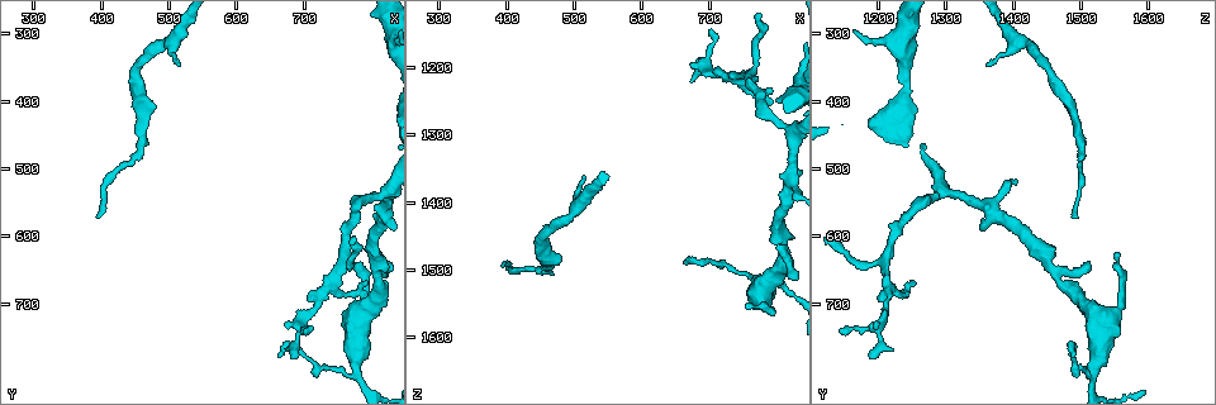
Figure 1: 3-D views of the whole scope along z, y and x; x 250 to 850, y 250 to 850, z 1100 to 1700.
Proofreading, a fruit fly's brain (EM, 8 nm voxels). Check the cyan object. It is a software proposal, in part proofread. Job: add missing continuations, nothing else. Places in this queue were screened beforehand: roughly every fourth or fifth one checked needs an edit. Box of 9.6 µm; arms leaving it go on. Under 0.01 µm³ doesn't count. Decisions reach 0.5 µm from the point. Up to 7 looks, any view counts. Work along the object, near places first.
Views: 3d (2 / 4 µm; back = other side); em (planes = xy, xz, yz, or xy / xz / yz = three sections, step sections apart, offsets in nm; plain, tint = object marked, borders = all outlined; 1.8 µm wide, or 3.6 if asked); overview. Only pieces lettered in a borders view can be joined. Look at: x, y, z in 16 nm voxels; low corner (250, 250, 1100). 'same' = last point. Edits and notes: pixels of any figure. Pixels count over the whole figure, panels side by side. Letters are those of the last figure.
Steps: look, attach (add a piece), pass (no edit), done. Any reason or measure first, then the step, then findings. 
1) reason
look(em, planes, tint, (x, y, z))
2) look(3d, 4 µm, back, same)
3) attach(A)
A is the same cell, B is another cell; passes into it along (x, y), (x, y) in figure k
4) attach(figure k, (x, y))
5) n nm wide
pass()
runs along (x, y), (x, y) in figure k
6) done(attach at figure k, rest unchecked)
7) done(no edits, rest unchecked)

end of a long branch
look(3d, 4 µm, back, (390, 575, 1495))

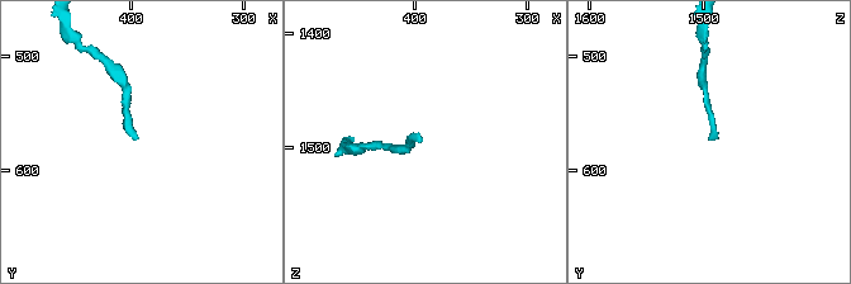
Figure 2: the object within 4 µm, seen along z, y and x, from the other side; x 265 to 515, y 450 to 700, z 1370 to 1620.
look(em, planes, borders, (392, 574, 1492))

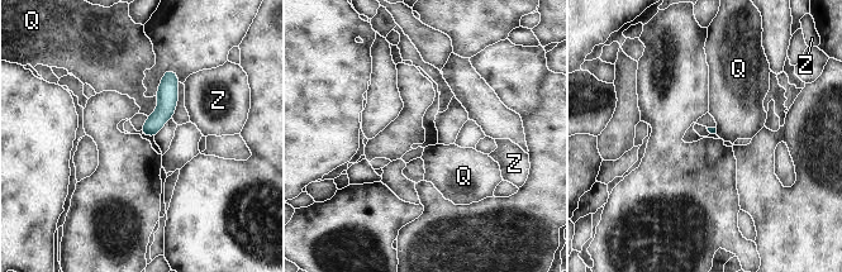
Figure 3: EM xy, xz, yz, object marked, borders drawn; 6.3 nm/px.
pass()
Q and Z are other cells; runs along (171, 75), (165, 111), (151, 133) in figure 3; no lettered piece goes on from it

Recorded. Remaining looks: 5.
sharp bend
look(3d, 2 µm, (780, 805, 1515))

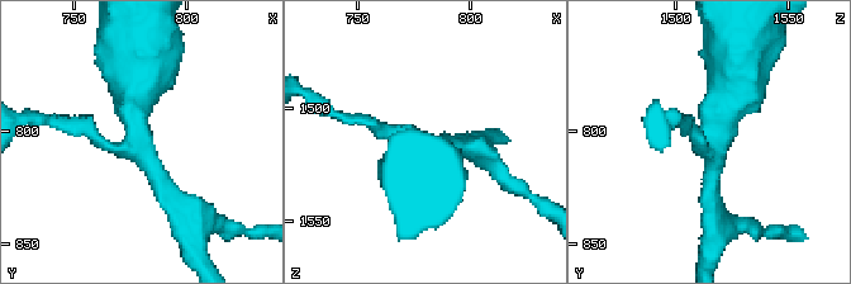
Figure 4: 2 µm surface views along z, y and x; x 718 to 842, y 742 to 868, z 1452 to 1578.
3 arms
look(em, 3.6 µm, planes, tint, (777, 803, 1516))

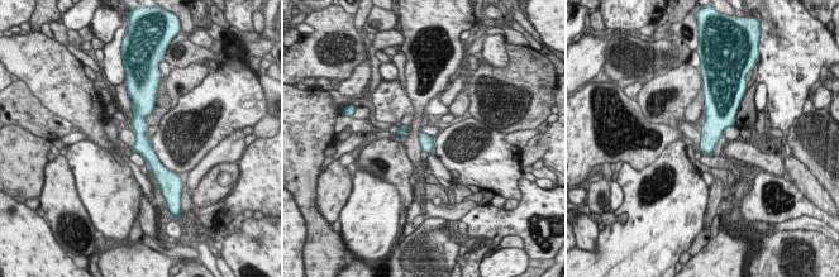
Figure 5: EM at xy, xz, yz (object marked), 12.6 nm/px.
what lies round it
look(em, 3.6 µm, planes, borders, same)

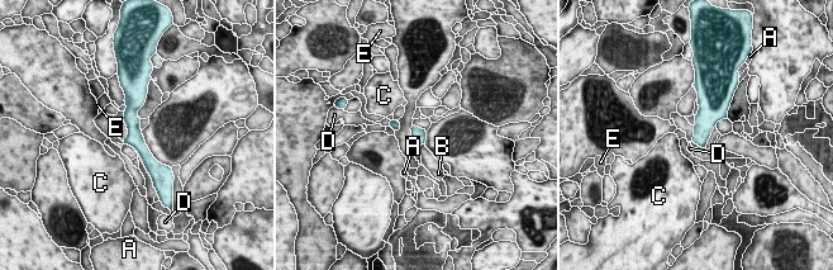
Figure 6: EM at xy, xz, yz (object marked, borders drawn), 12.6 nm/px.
170 nm wide
attach(B)
B is the same cell, A, C, D and E are other cells; passes into it along (418, 134), (422, 143), (428, 160) in figure 6; it goes on there

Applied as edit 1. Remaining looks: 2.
free end
look(3d, 2 µm, back, (755, 625, 1545))

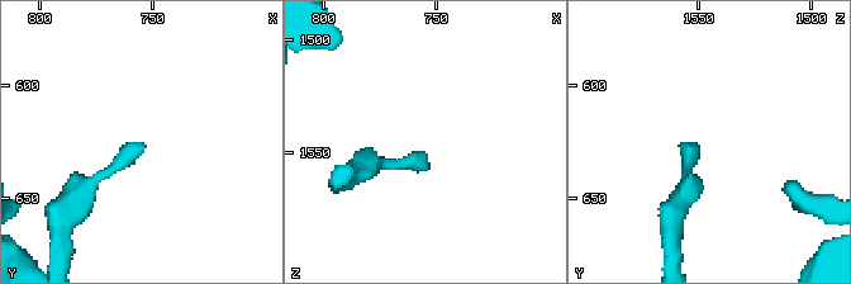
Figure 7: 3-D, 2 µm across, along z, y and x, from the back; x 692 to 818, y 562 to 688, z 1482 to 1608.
need the tissue
look(em, planes, borders, (758, 627, 1549))

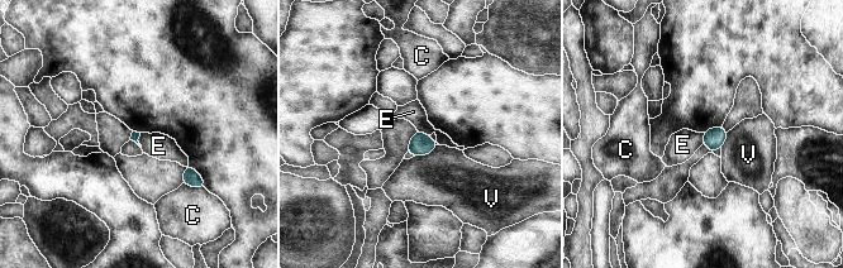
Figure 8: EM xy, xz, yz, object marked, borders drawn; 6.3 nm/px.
pass()
C, E and V are other cells; border along (418, 130), (428, 135) in figure 8; no lettered piece goes on from it

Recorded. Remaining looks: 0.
done(attach at figure 6, rest unchecked)

